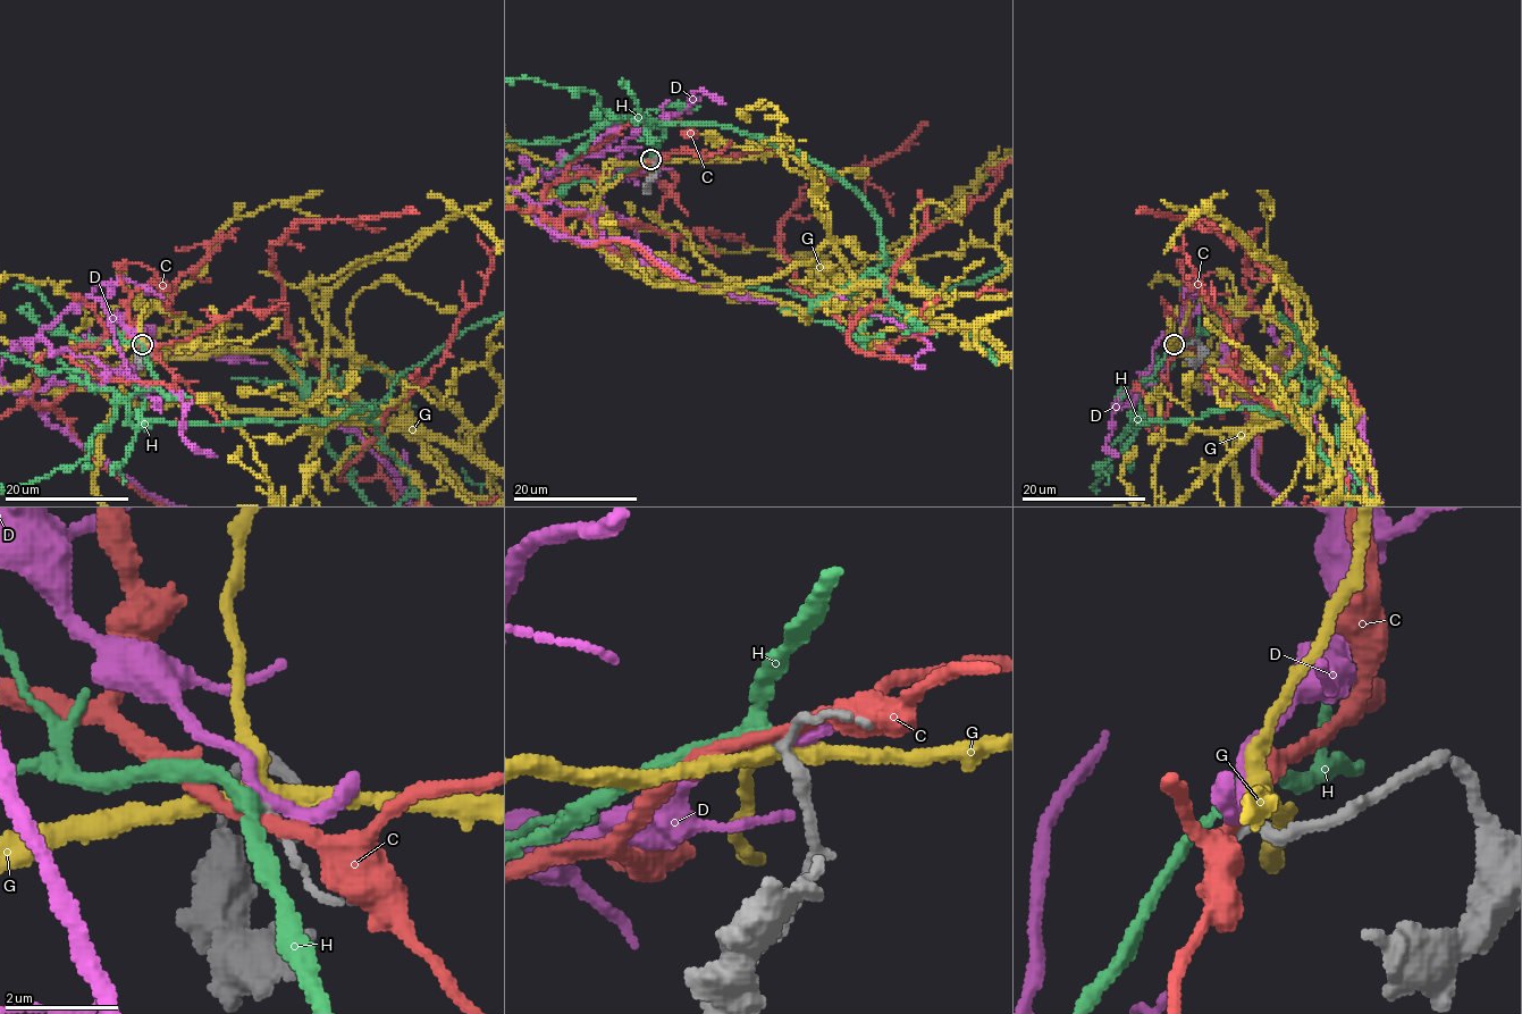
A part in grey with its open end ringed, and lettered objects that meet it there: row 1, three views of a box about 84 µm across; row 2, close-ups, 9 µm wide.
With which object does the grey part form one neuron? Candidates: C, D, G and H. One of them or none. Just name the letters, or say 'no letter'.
H

